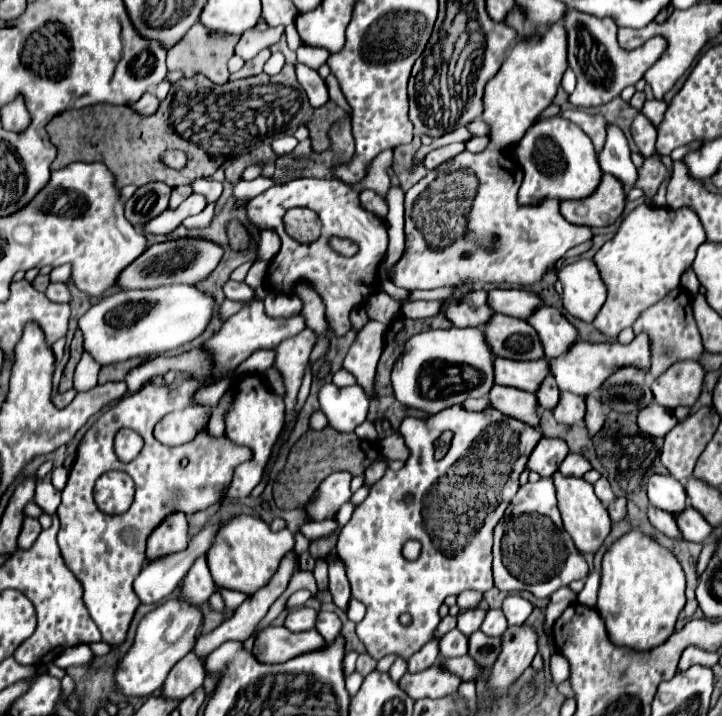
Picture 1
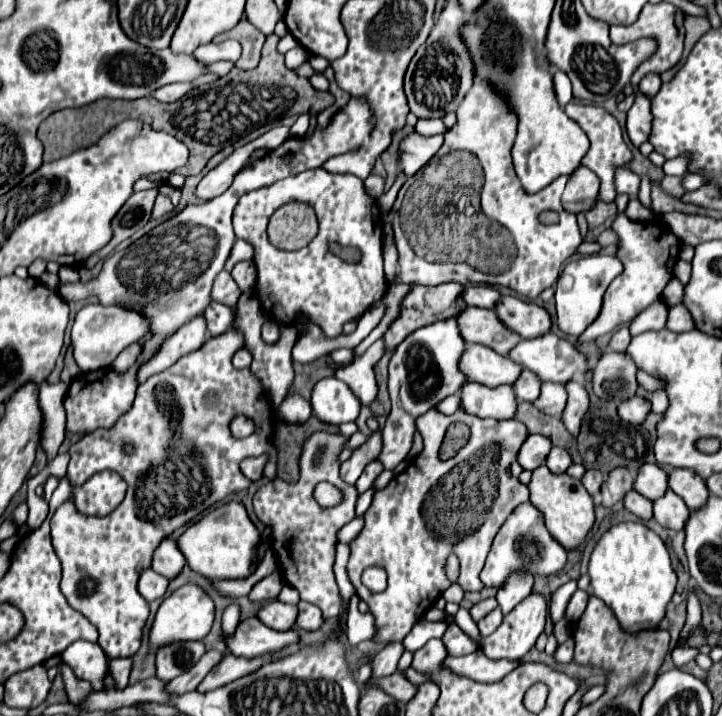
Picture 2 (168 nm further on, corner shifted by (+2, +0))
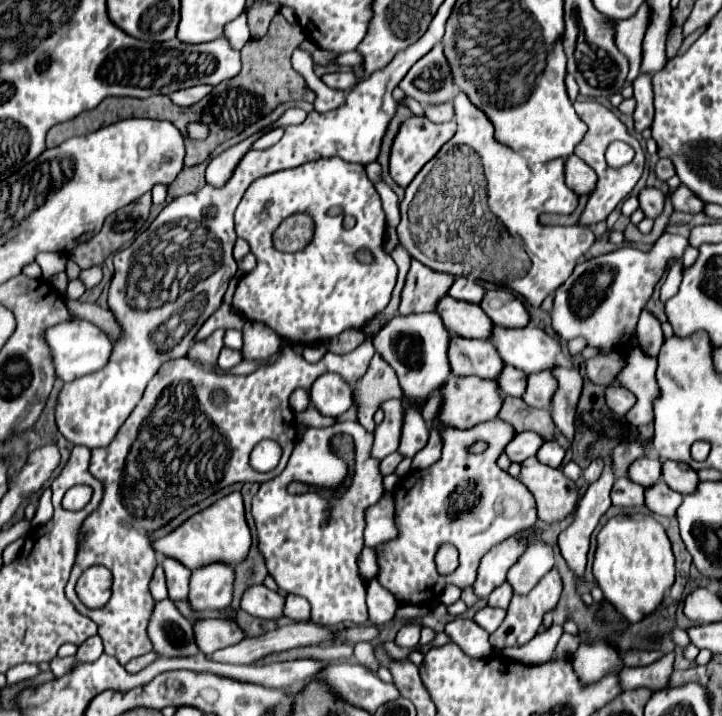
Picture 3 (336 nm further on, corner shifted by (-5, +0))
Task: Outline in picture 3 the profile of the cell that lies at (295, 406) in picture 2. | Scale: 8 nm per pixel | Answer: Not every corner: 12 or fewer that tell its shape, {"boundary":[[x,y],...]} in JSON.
{"boundary":[[297,388],[289,396],[295,414],[309,408],[307,390]]}

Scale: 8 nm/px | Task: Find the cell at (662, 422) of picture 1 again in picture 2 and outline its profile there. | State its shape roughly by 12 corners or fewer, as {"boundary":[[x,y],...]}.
{"boundary":[[630,398],[618,406],[618,416],[634,426],[650,414],[650,402]]}

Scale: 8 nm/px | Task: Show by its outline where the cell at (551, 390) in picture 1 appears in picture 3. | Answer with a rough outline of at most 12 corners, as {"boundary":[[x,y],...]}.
{"boundary":[[505,366],[501,392],[505,396],[523,396],[527,374]]}

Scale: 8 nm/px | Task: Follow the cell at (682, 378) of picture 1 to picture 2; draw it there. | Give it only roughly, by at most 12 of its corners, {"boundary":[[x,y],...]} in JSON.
{"boundary":[[638,370],[636,378],[646,390],[664,388],[662,380],[654,380],[646,372]]}

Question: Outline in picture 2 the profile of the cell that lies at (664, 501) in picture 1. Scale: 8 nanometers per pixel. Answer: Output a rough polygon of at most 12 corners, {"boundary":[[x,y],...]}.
{"boundary":[[642,464],[634,490],[656,500],[668,490],[658,464]]}

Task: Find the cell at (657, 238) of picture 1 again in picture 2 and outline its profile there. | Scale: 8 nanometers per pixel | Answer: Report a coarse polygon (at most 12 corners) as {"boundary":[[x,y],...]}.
{"boundary":[[618,214],[616,256],[624,272],[600,316],[580,334],[596,340],[660,298],[678,238],[658,248],[652,224]]}

